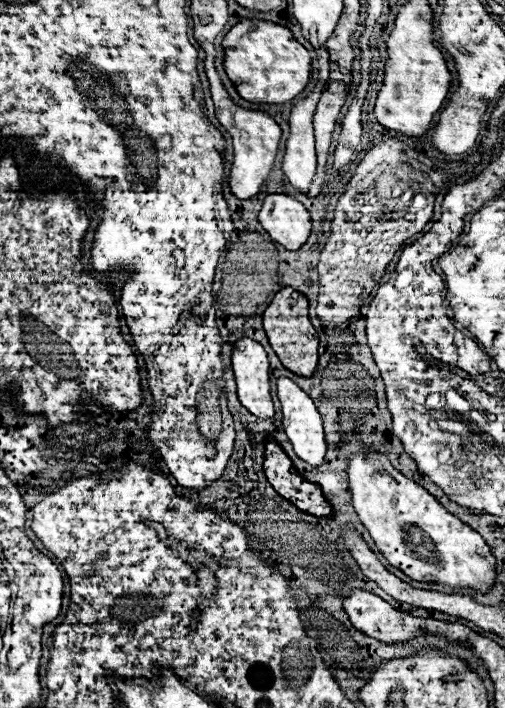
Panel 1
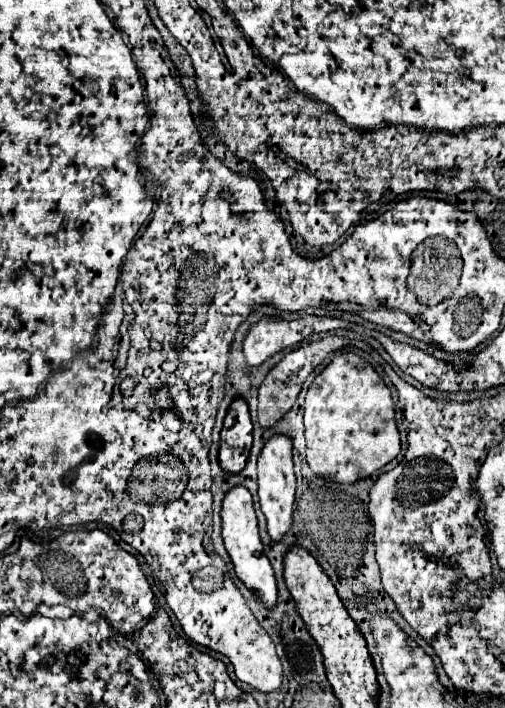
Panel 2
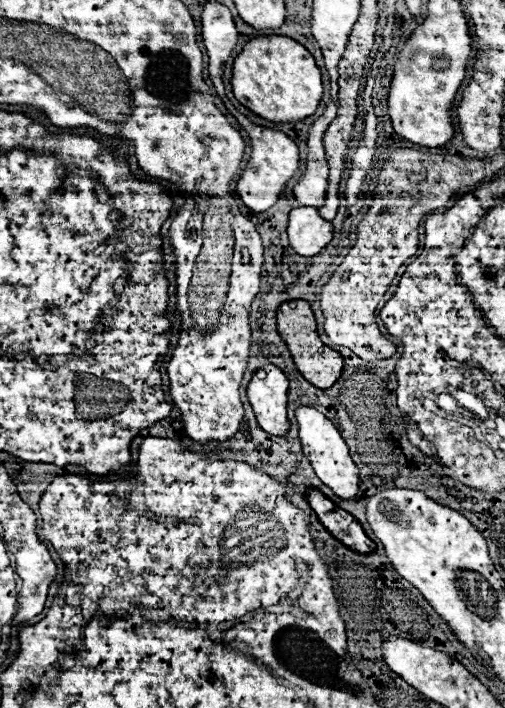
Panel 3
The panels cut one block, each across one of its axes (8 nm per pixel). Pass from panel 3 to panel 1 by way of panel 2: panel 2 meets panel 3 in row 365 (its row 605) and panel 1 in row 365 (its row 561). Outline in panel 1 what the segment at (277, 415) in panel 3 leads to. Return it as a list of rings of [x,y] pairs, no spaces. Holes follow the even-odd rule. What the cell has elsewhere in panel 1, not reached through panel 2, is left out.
[[[240,338],[232,344],[232,370],[238,386],[238,398],[246,410],[258,418],[272,418],[268,358],[256,340]]]

